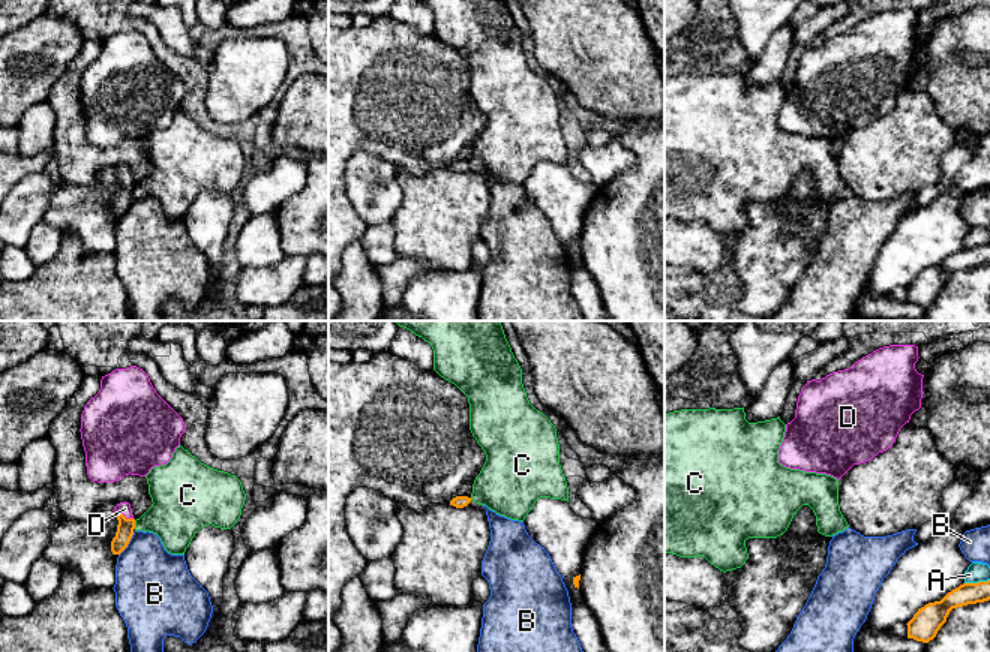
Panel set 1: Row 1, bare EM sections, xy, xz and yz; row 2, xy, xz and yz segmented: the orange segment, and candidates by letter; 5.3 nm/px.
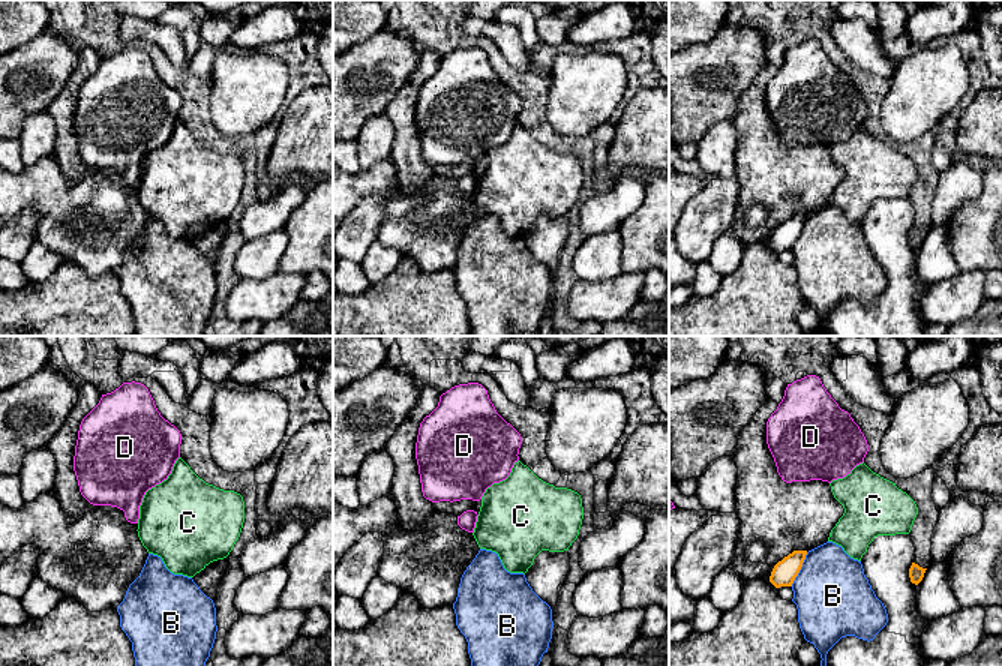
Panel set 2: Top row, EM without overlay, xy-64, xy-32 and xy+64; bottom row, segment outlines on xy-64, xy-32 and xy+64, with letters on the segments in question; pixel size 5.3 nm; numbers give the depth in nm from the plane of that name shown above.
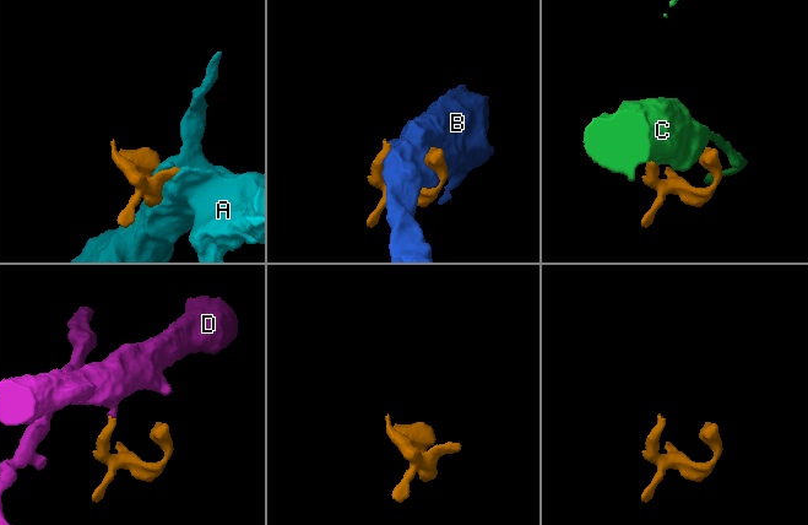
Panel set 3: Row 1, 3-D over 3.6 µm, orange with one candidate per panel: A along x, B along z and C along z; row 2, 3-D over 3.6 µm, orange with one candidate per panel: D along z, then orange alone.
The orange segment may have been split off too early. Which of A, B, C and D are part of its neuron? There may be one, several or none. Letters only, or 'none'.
D

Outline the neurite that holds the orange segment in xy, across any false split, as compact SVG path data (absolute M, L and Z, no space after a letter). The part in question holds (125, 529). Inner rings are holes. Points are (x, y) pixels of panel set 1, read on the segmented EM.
M120 502L112 510L118 520L116 537L111 541L112 555L120 555L129 544L134 529L135 519L129 502Z

